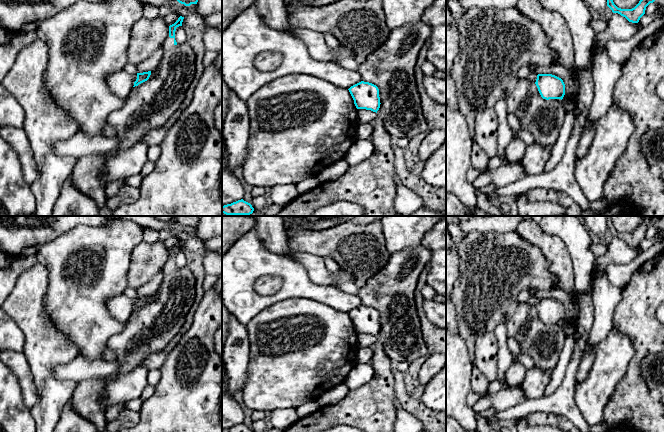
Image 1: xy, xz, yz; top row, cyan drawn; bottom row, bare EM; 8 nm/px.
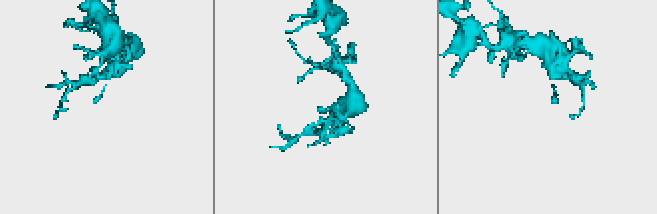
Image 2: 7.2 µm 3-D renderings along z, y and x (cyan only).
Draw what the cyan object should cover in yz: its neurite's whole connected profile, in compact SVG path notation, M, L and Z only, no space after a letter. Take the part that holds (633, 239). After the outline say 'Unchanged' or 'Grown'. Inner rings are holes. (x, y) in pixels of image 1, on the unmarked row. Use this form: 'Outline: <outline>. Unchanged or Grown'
Outline: M610 216L607 220L607 230L612 234L613 237L618 237L625 241L629 246L638 247L640 242L645 238L646 231L653 227L658 221L660 216L644 216L642 223L632 233L621 233L618 232L613 224Z. Unchanged

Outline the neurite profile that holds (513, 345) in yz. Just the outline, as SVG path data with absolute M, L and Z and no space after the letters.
M510 337L507 340L507 346L513 356L513 359L516 360L519 354L522 352L518 341L515 338Z

